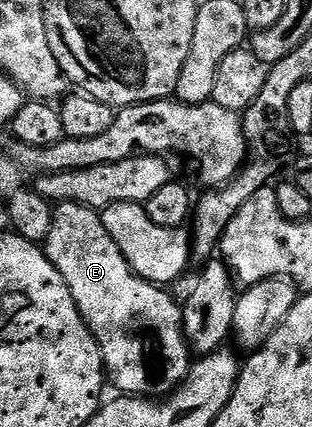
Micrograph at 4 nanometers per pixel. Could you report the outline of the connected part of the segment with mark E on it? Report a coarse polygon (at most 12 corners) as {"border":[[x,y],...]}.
{"border":[[58,203],[43,251],[116,391],[189,376],[182,305],[133,274],[100,211]]}

